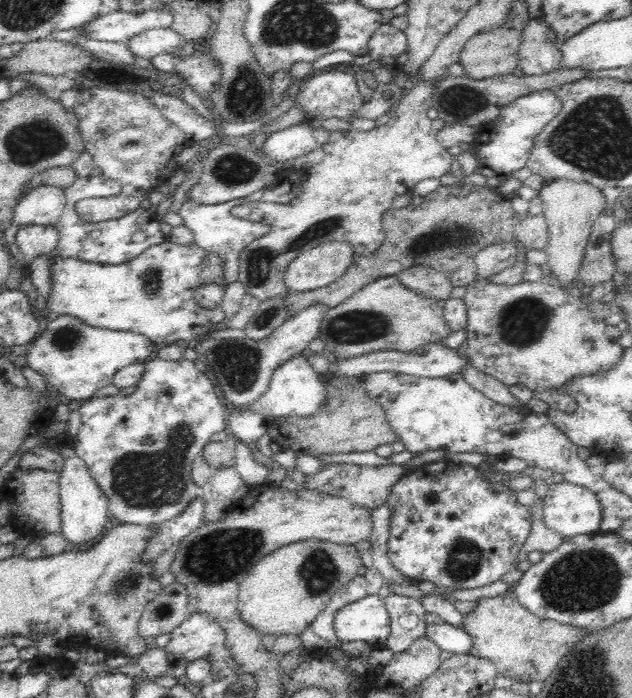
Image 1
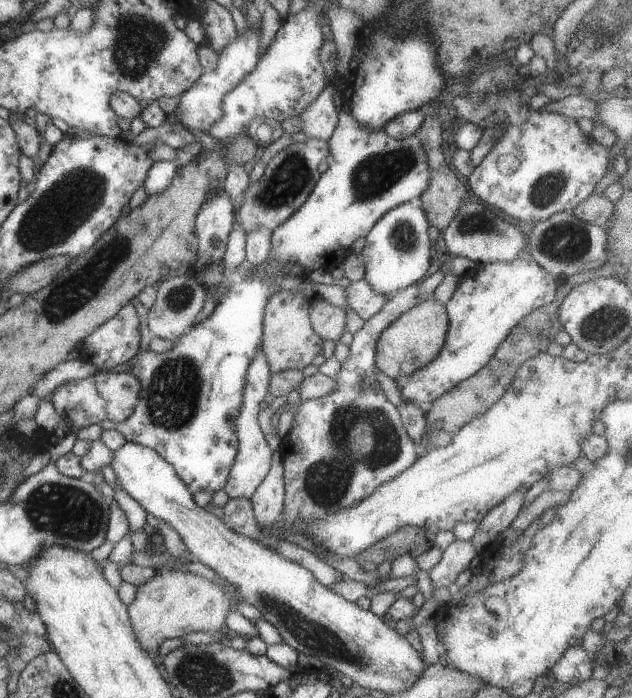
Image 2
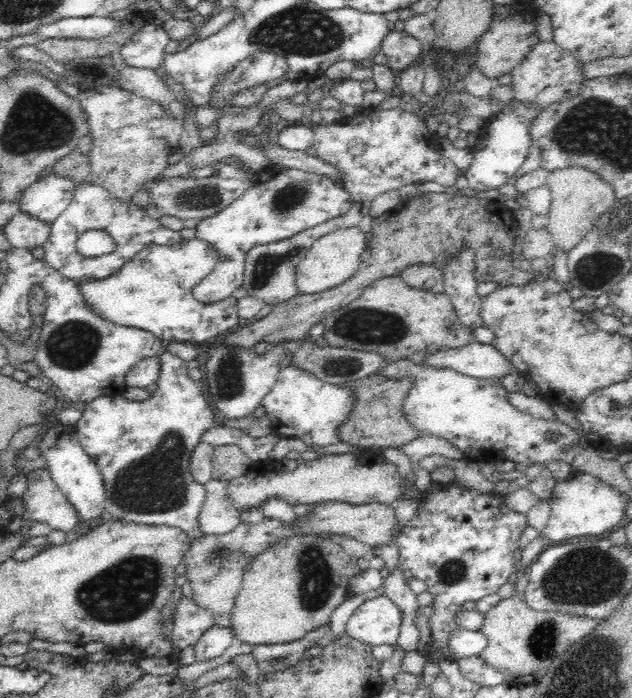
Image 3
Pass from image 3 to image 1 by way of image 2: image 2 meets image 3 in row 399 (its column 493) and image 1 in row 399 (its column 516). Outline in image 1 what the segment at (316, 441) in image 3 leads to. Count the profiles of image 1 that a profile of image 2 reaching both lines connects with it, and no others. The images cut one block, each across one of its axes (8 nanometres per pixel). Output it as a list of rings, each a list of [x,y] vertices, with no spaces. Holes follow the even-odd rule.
[[[298,355],[284,362],[284,365],[276,370],[268,390],[254,404],[250,405],[249,409],[265,418],[284,418],[286,416],[308,418],[308,416],[316,416],[316,412],[324,410],[326,396],[324,381],[324,377],[313,370],[307,358]]]

